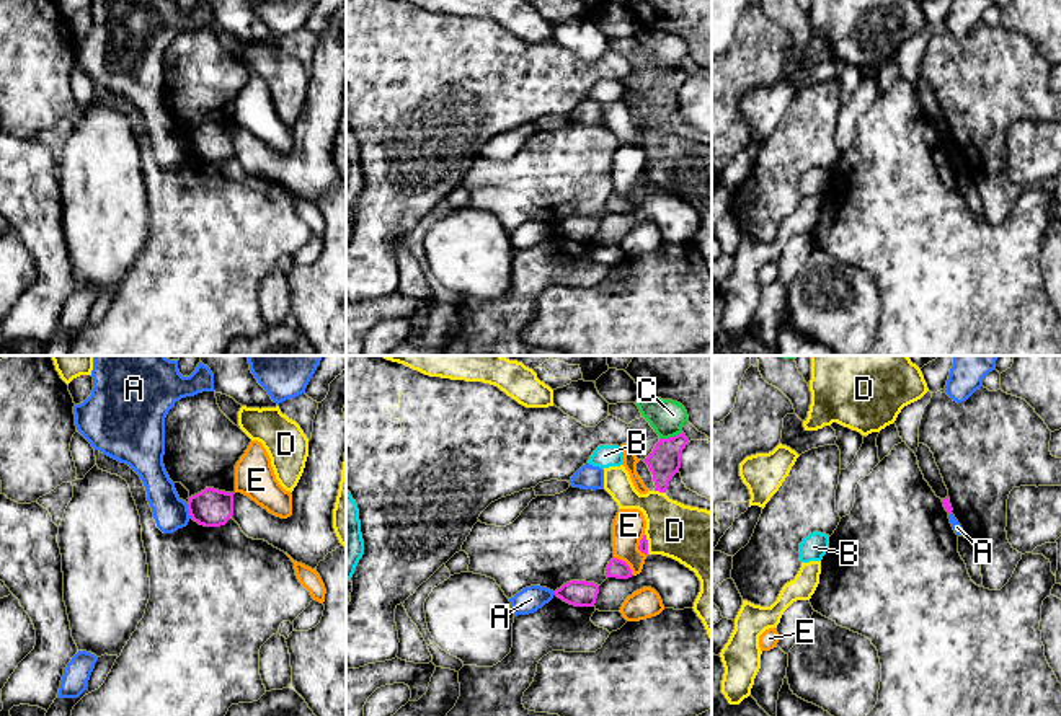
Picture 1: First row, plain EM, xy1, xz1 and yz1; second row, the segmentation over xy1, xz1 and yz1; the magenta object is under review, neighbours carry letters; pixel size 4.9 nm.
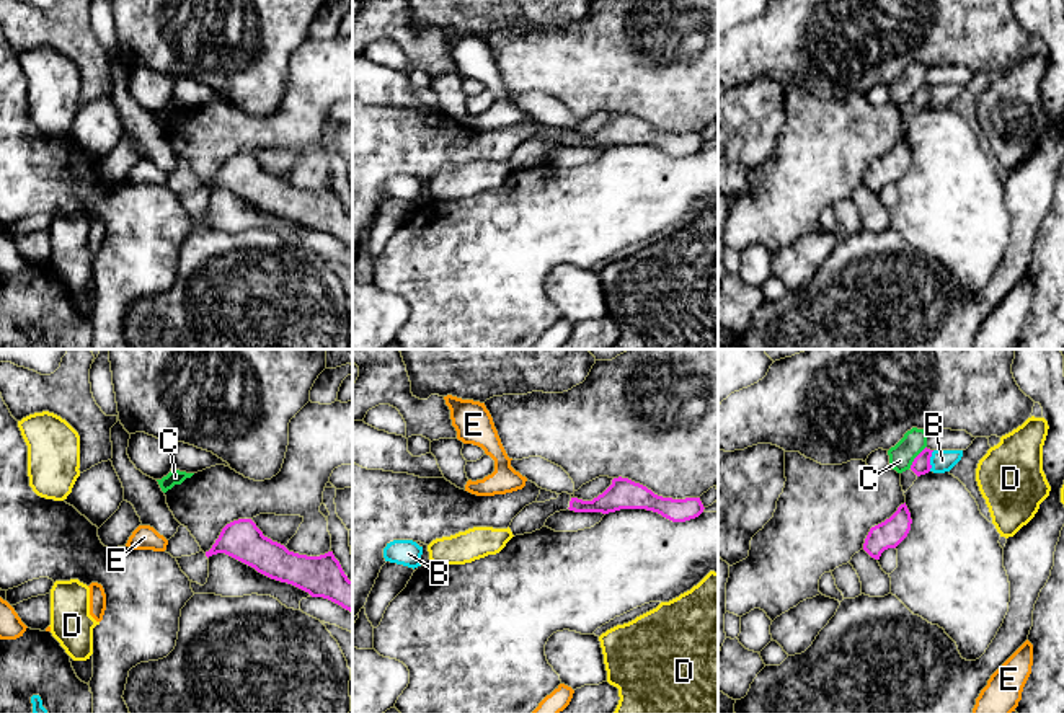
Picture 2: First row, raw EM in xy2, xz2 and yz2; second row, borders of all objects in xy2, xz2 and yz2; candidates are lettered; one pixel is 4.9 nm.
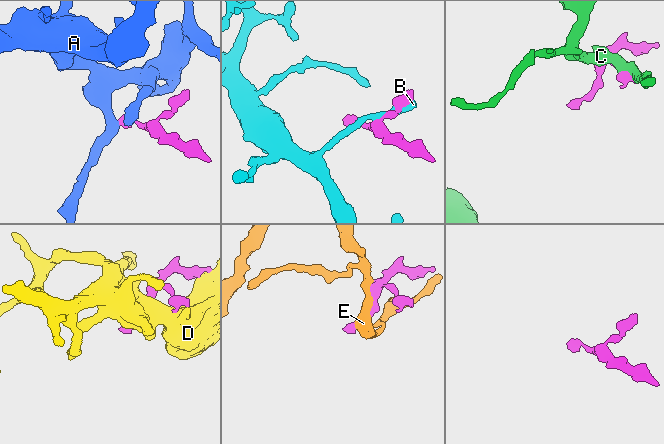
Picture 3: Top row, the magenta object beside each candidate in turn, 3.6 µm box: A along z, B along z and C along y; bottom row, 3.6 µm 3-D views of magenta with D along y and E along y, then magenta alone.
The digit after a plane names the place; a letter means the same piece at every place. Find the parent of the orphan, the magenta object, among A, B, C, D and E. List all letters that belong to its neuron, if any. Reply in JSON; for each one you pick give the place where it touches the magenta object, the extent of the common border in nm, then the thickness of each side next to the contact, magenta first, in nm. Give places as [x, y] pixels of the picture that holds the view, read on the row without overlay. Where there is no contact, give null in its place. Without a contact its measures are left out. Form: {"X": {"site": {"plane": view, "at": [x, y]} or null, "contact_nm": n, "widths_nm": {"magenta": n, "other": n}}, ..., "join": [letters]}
{"join": []}

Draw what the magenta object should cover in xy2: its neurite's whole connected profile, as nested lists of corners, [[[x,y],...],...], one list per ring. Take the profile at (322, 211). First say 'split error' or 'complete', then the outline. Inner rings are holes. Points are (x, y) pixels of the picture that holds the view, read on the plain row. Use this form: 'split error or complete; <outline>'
split error; [[[251,153],[227,158],[209,186],[176,193],[189,215],[204,220],[209,212],[209,191],[225,188],[258,207],[292,219],[312,232],[328,233],[352,248],[352,215],[344,209],[333,186],[307,191],[289,186],[264,171]]]

